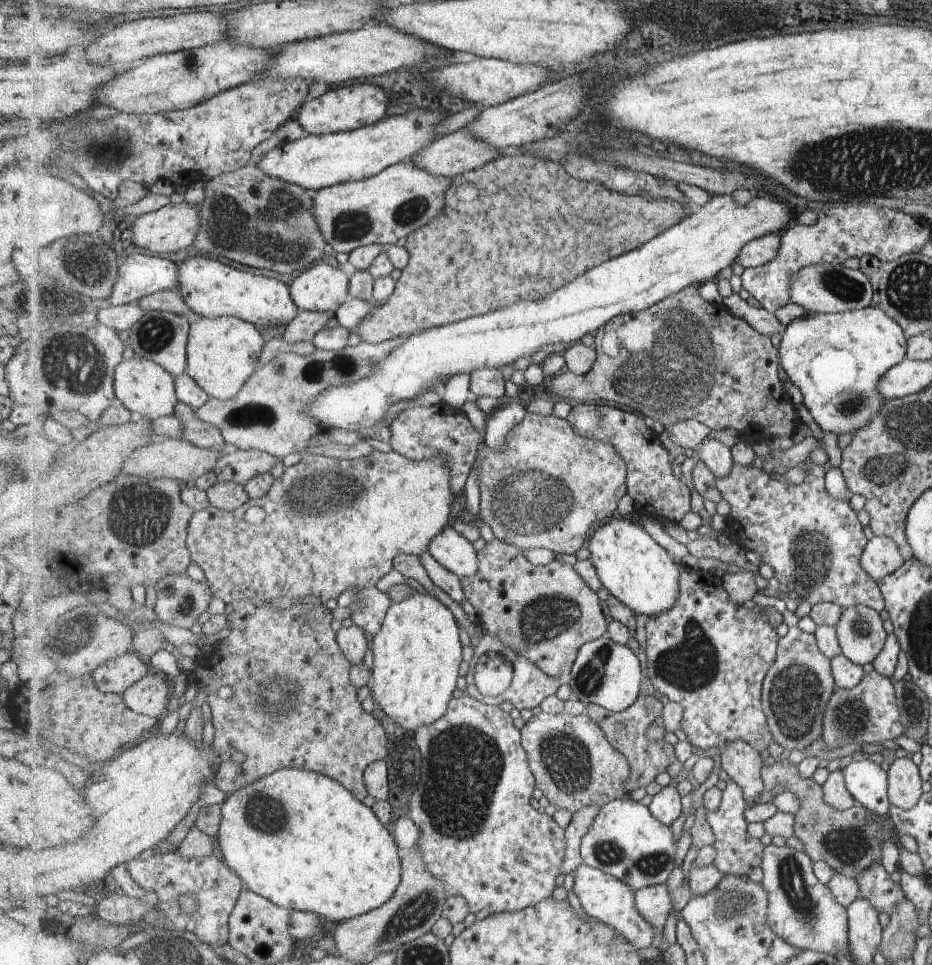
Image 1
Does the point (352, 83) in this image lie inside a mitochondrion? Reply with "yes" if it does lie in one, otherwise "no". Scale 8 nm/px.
no

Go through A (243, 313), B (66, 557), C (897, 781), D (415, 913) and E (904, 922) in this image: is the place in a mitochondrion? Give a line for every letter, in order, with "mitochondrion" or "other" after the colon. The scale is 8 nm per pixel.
A: other
B: other
C: other
D: mitochondrion
E: mitochondrion

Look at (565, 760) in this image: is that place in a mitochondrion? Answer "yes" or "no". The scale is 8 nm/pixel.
yes

